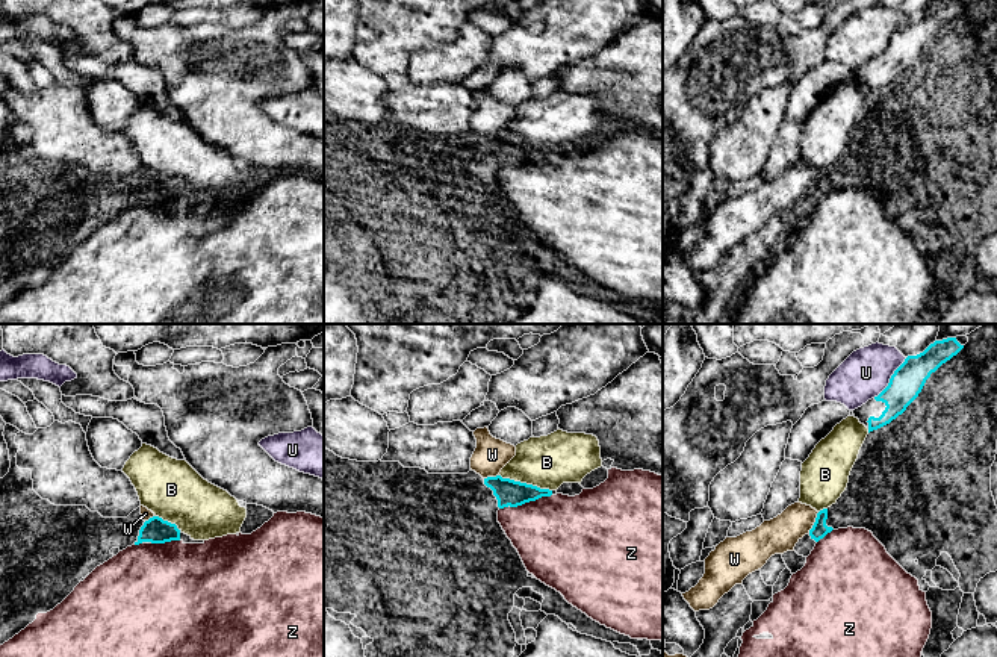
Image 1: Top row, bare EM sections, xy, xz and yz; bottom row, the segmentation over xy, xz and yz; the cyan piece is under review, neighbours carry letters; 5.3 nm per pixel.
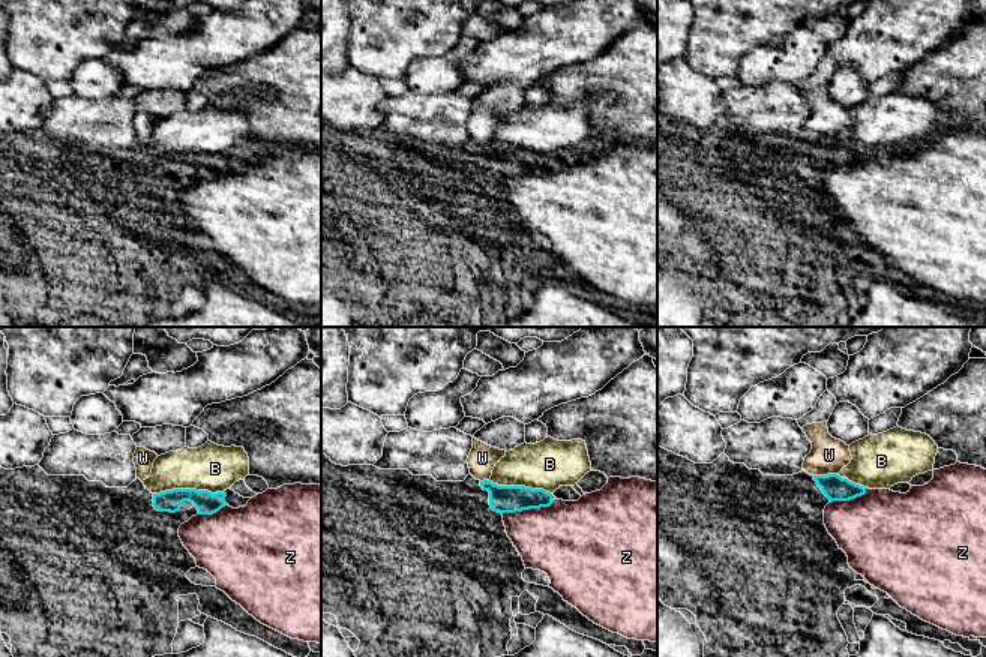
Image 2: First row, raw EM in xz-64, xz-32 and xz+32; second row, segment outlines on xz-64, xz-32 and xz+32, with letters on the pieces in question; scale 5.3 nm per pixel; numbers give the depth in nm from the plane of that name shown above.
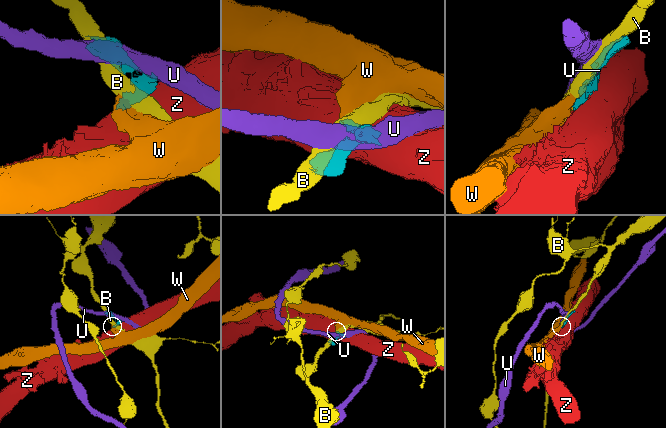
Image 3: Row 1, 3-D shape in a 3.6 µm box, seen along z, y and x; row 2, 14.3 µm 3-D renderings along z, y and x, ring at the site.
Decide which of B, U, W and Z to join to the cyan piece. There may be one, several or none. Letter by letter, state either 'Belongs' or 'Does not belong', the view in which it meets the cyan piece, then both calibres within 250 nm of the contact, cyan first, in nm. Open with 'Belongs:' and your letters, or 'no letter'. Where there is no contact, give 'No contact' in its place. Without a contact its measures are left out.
Belongs: no letter
B: Does not belong. Touches cyan in xz. Thickness 140 nm (cyan) against 280 nm
U: Does not belong. Touches cyan in yz. Thickness 170 nm (cyan) against 260 nm
W: Does not belong. Touches cyan in yz. Thickness 90 nm (cyan) against 190 nm
Z: Does not belong. Touches cyan in xz. Thickness 140 nm (cyan) against 440 nm

